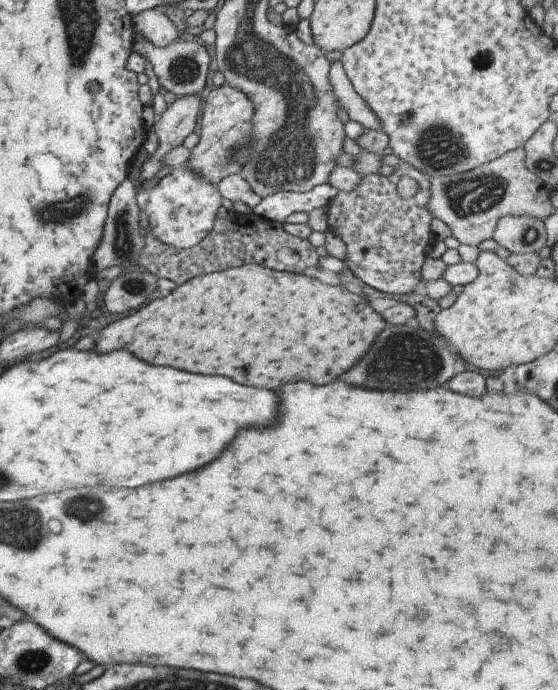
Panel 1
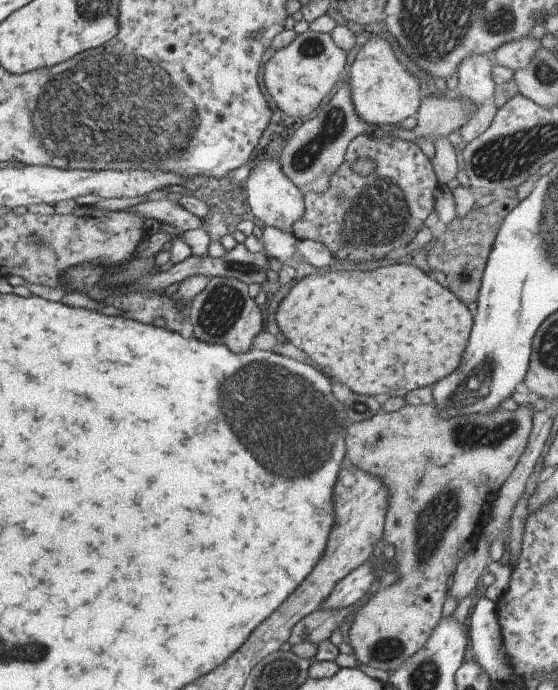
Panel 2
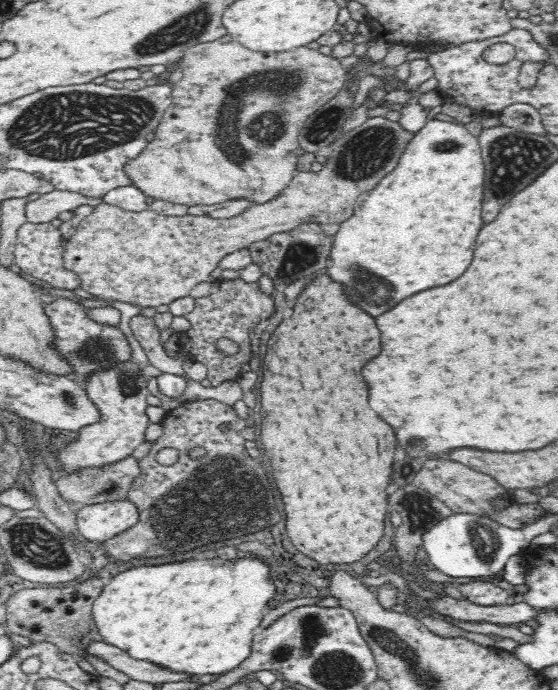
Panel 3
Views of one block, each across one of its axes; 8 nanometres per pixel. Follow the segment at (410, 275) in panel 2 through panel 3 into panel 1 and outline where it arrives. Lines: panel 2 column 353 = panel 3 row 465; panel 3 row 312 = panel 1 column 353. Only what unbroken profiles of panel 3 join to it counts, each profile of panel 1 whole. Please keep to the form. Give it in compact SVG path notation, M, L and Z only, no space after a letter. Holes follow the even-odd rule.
M247 263L191 278L177 286L169 296L153 300L141 310L111 322L100 330L97 350L109 352L125 348L147 364L173 366L199 374L215 372L245 386L275 388L295 380L307 380L313 384L333 382L359 362L383 328L383 318L369 308L361 294L351 294L345 288L327 286L301 274L277 272Z

